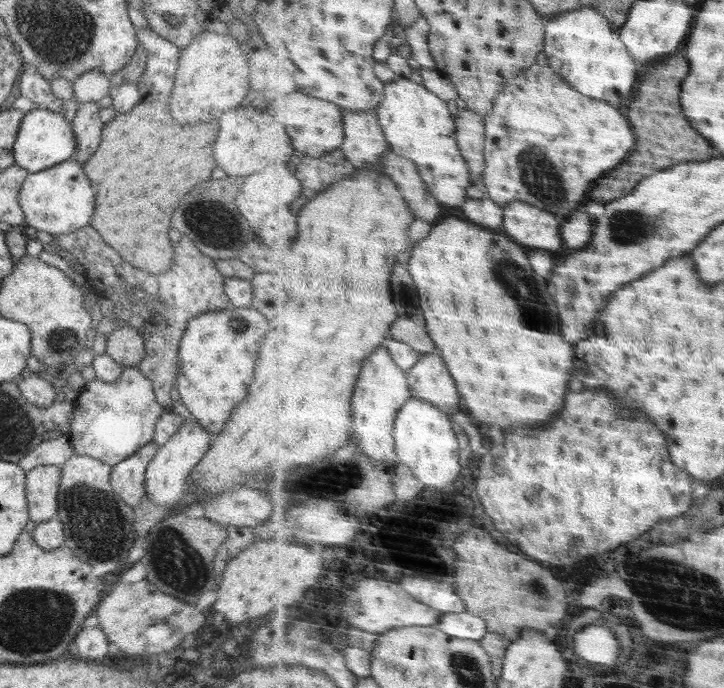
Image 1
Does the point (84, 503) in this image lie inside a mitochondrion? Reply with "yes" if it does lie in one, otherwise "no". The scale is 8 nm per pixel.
yes

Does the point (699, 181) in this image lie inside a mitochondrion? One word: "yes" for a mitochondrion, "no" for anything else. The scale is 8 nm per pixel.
no

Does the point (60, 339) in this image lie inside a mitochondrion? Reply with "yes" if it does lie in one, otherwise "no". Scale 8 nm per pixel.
yes

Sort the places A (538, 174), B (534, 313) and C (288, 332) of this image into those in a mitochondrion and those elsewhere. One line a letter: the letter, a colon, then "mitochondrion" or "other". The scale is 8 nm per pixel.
A: mitochondrion
B: mitochondrion
C: other

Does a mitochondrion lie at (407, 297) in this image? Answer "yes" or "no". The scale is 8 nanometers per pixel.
yes

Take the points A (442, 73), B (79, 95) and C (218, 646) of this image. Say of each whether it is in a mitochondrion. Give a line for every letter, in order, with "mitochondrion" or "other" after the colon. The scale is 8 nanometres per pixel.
A: other
B: other
C: mitochondrion

